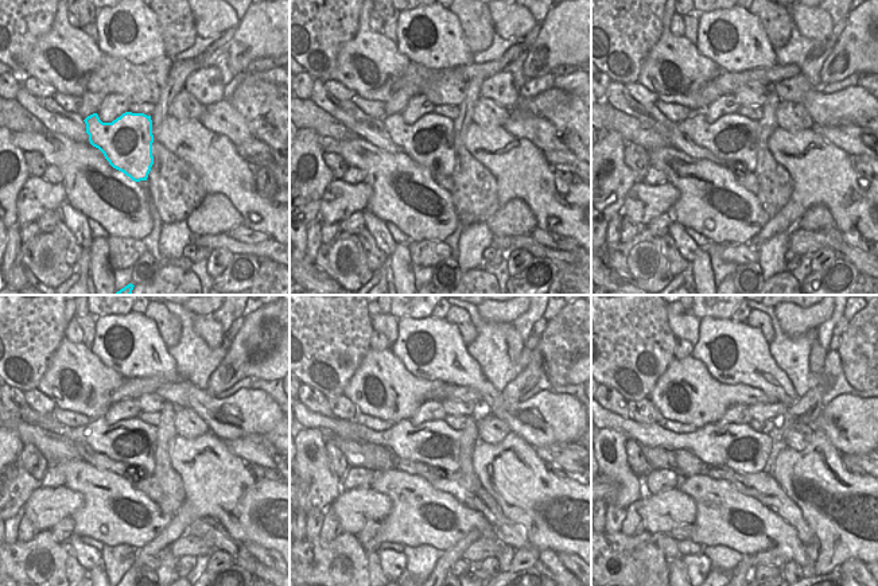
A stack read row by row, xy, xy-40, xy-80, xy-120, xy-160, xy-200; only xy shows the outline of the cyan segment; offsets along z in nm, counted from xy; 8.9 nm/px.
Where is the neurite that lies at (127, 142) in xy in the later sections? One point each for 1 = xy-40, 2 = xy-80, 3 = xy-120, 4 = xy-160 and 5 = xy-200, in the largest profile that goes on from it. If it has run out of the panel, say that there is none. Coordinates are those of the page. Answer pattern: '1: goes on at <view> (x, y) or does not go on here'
1: goes on at xy-40 (428, 142)
2: goes on at xy-80 (733, 138)
3: goes on at xy-120 (131, 441)
4: goes on at xy-160 (434, 442)
5: goes on at xy-200 (739, 447)

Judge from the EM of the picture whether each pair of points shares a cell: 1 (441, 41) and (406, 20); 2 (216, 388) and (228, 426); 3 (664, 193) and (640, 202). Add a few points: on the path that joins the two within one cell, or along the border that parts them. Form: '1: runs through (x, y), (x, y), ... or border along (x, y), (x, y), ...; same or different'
1: runs through (427, 51), (414, 53), (406, 45), (403, 35); same
2: border along (204, 389), (216, 398); different
3: runs through (659, 198), (645, 202); same

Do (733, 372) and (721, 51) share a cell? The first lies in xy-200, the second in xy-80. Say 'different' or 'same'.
same

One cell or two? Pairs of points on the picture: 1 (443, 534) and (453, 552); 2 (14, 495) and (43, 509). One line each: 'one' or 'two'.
1: two
2: two

